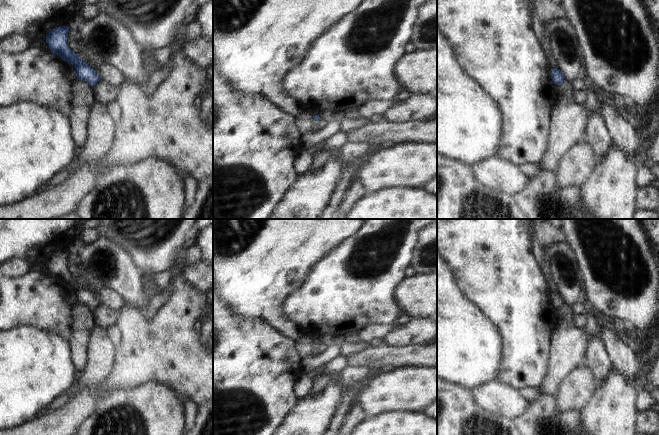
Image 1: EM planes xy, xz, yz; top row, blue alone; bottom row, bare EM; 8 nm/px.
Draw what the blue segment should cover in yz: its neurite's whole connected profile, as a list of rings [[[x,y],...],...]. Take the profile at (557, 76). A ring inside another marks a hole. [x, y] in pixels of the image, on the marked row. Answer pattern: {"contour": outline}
{"contour": [[[551,68],[550,76],[554,84],[562,85],[565,78],[564,74],[559,69]]]}

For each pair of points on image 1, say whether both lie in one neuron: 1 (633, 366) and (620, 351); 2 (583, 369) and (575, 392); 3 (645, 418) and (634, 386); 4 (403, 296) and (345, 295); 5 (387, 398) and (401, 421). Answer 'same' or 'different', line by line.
1: same
2: same
3: different
4: different
5: different

